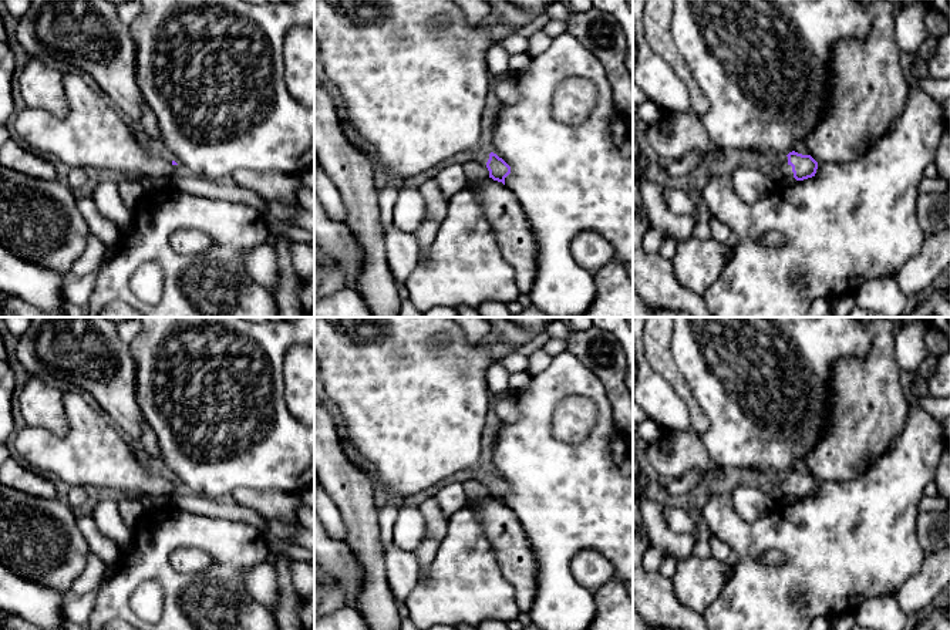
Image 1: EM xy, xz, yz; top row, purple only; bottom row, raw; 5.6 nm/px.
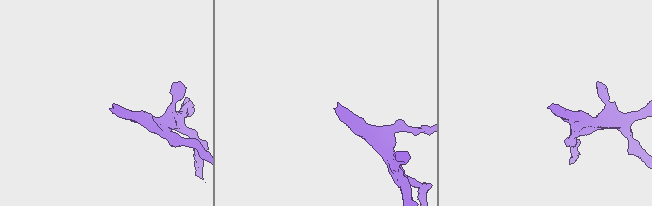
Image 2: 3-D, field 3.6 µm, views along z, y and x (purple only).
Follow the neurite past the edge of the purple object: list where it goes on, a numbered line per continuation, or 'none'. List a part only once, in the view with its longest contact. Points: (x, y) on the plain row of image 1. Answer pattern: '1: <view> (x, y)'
1: yz (781, 487)

